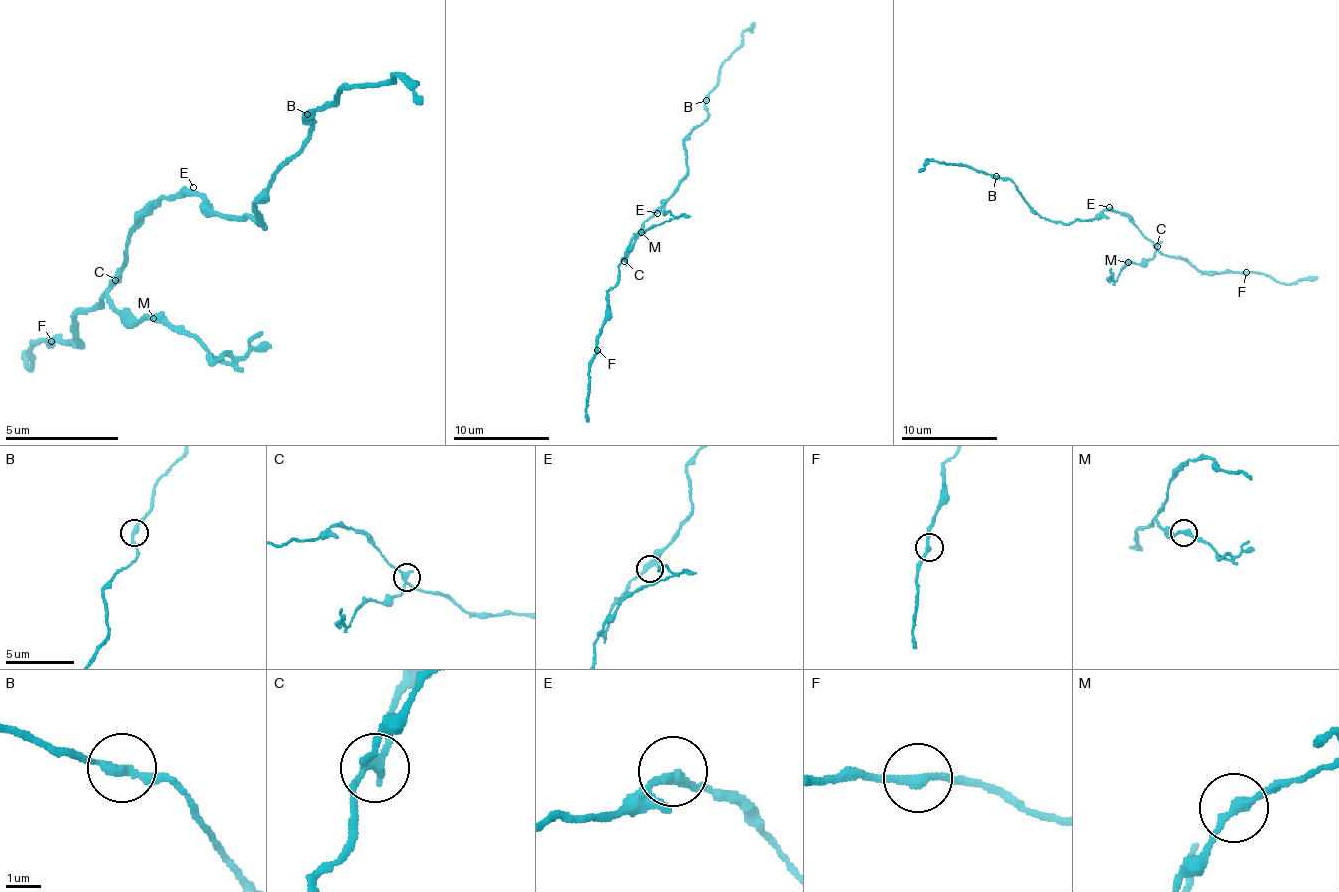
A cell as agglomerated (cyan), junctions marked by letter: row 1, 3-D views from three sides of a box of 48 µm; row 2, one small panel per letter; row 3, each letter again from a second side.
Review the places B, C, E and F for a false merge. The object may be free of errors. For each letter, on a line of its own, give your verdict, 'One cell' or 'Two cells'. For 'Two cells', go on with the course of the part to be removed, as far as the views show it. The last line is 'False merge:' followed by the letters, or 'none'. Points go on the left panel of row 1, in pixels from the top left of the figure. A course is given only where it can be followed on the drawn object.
B: One cell
C: Two cells. Course of the part to remove: (114, 278), (108, 301), (119, 312), (153, 318), (216, 358), (239, 363), (273, 346)
E: One cell
F: One cell
False merge: C

